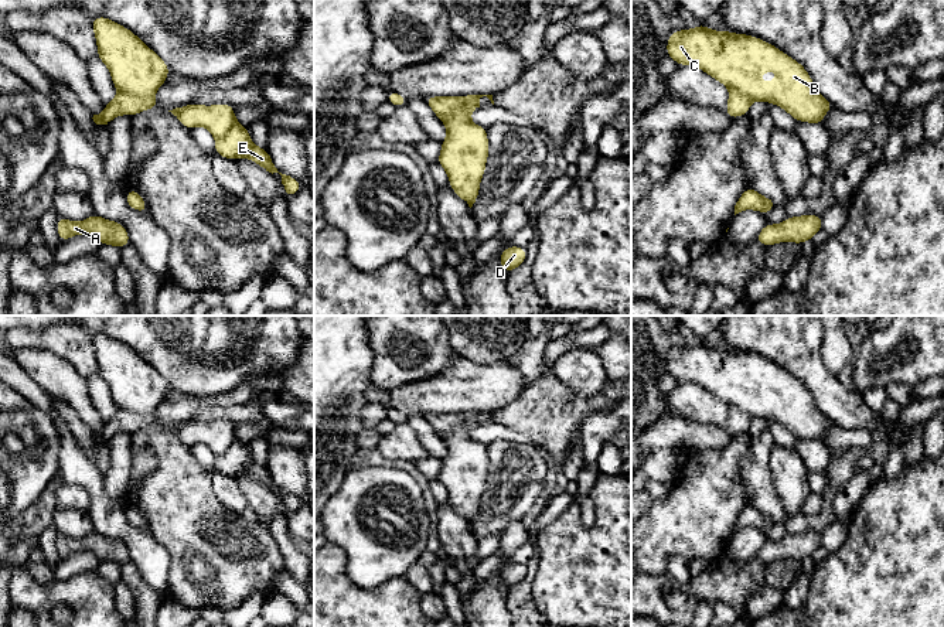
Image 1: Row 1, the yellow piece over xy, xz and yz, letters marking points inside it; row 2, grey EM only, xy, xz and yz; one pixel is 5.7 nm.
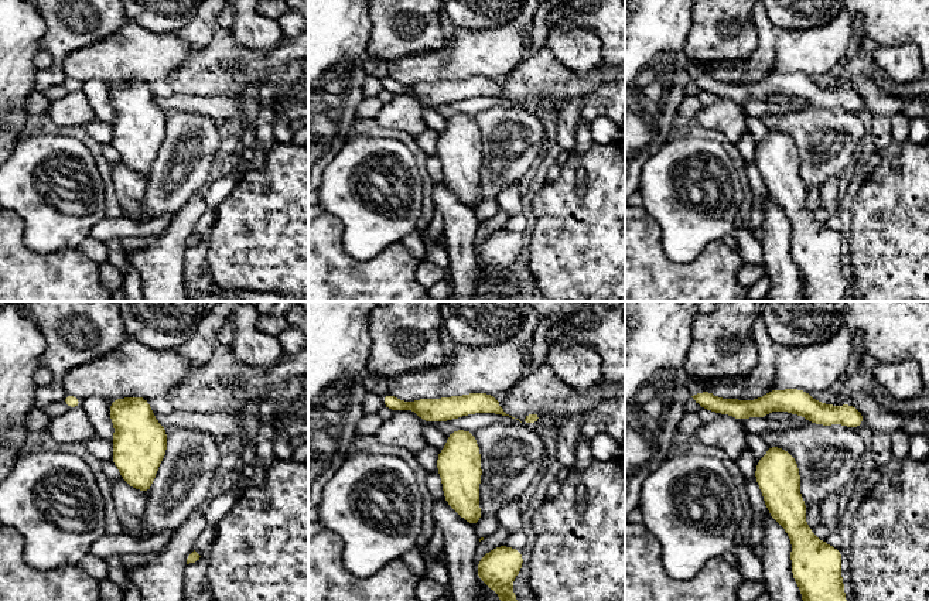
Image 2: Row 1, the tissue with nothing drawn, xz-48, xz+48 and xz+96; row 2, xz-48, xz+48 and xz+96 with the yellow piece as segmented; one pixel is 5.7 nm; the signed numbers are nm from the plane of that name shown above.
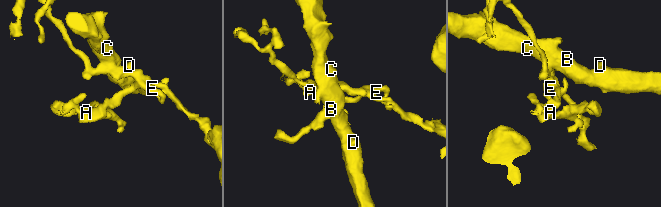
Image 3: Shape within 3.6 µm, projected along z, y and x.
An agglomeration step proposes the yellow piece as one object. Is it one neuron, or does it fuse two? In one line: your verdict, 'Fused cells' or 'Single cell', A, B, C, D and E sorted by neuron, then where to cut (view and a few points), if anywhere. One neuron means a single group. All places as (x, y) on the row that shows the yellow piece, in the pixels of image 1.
Fused cells. Groups: A E / B C D. Split along xy (119, 91), (126, 91), (136, 96), (153, 95)

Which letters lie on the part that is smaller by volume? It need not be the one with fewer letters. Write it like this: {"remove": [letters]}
{"remove": ["A", "E"]}

